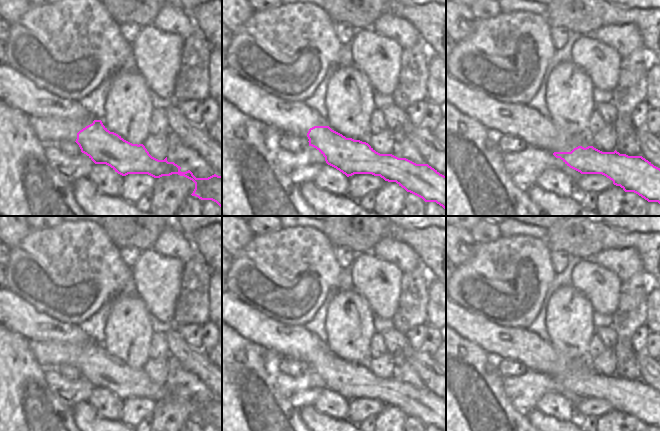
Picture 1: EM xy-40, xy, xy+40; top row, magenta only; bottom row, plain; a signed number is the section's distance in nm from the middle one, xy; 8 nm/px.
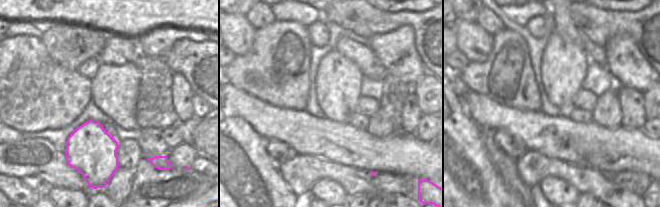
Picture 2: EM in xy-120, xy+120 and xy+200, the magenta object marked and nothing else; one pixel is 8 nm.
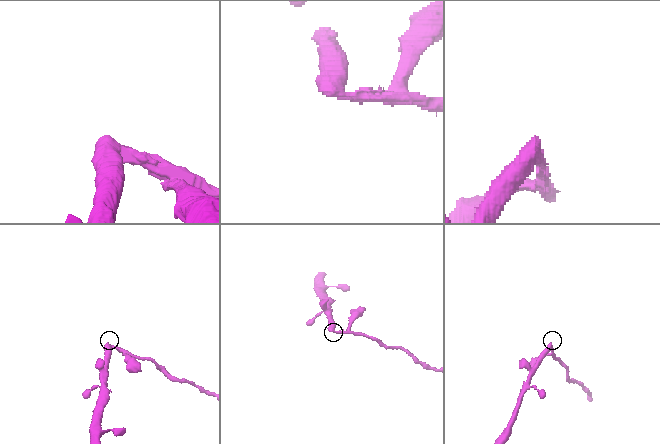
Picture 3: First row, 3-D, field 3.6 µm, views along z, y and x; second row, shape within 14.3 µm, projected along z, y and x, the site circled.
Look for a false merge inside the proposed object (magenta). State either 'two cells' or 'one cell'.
two cells

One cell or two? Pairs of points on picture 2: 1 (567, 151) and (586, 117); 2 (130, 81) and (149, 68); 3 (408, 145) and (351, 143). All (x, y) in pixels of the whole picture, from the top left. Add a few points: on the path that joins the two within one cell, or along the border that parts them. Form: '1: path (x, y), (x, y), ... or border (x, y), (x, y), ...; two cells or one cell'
1: border (566, 115), (579, 123), (590, 123), (593, 121); two cells
2: border (133, 64), (139, 73), (138, 98); two cells
3: path (394, 146), (365, 146); one cell

